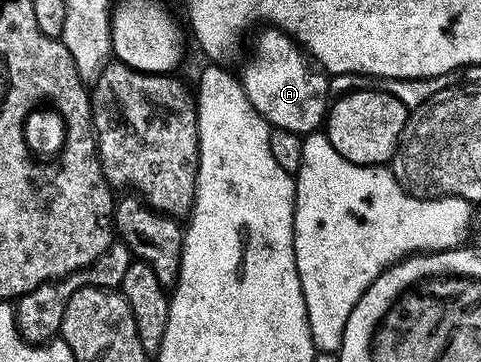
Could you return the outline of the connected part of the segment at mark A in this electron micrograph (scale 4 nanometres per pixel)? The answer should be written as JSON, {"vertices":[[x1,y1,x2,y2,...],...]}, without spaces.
{"vertices":[[265,27,261,34,253,41,253,54,245,65,245,70,239,73,239,80,247,99,253,104,253,109,264,121,268,121,274,129,291,131,308,135,318,132,324,126,326,116,331,104,329,97,330,74,318,67,311,60,310,54,306,53,288,33,276,27]]}

